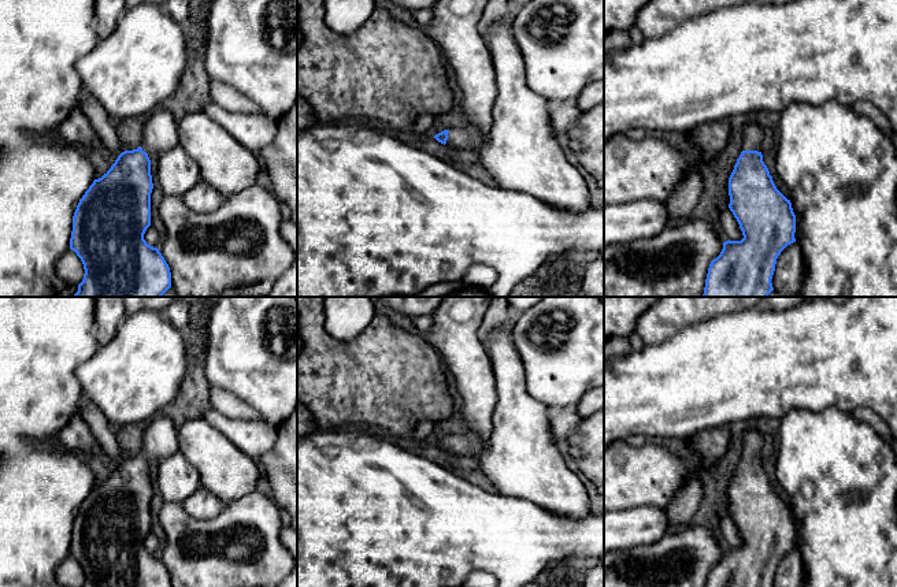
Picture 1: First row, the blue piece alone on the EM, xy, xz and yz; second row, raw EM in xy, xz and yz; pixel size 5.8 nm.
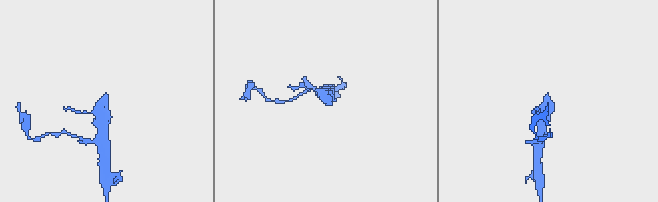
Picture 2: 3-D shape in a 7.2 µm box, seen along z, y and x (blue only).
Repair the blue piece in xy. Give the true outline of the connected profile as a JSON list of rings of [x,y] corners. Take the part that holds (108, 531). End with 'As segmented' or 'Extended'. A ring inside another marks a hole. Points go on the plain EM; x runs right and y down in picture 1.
[[[167,415],[151,419],[140,453],[122,458],[79,506],[73,523],[70,556],[84,571],[82,587],[171,587],[168,571],[157,554],[147,550],[144,540],[151,532],[151,464],[179,450],[178,428]]]. Extended

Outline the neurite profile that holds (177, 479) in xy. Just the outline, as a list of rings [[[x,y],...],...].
[[[179,450],[156,462],[155,476],[166,502],[182,504],[201,487],[199,472]]]

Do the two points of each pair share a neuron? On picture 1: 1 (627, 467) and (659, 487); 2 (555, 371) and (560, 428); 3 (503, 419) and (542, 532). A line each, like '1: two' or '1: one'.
1: one
2: two
3: two

